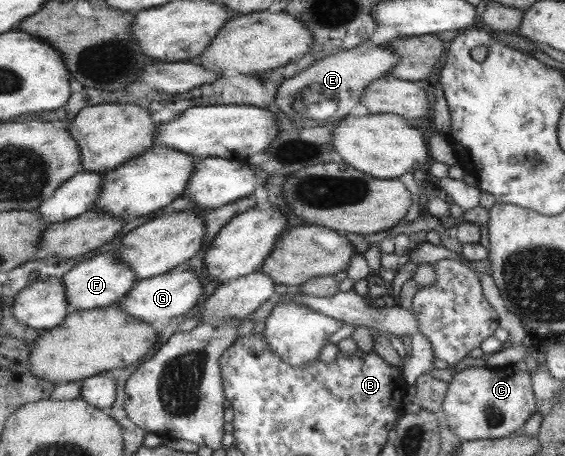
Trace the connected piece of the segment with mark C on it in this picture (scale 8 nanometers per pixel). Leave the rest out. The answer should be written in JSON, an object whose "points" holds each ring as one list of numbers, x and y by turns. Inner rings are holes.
{"points":[[513,366,498,368,465,368,455,372,447,384,441,409,447,427,461,439,498,439,519,431,535,410,532,377,528,371,518,371]]}

